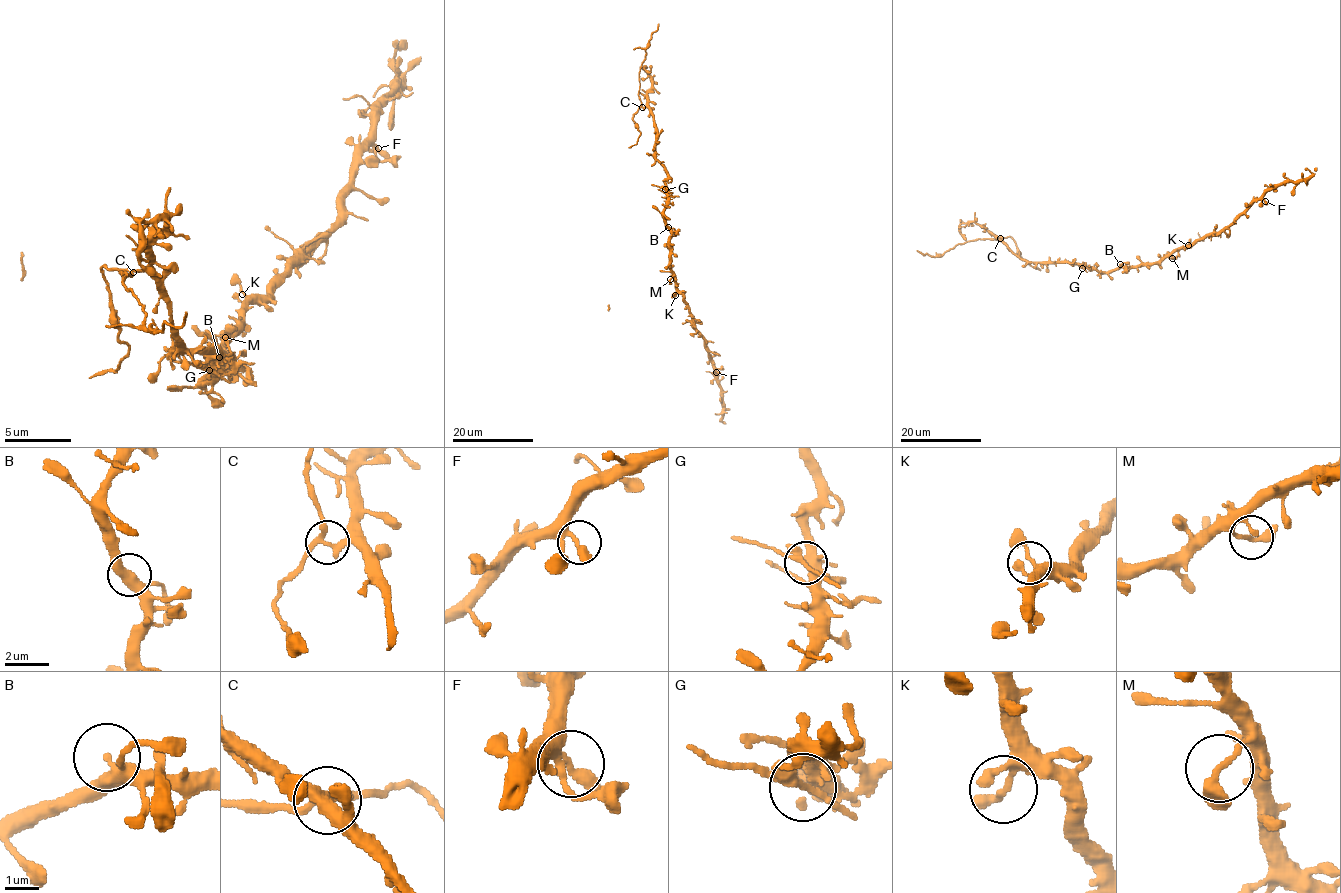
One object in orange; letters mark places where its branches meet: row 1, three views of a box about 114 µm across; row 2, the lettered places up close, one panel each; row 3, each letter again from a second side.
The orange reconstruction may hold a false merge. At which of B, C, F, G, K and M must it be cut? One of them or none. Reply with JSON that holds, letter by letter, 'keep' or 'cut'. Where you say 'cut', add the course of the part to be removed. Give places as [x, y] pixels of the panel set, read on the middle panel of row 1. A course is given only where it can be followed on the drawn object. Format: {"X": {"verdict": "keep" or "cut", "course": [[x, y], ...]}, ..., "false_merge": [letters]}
{"B": {"verdict": "keep"}, "C": {"verdict": "cut", "course": [[642, 106], [639, 73], [648, 41], [658, 24]]}, "F": {"verdict": "keep"}, "G": {"verdict": "keep"}, "K": {"verdict": "keep"}, "M": {"verdict": "keep"}, "false_merge": ["C"]}

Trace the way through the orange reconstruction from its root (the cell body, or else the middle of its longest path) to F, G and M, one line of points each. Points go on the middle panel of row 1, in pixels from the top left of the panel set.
F: (671, 229), (670, 270), (675, 286), (687, 304), (692, 326), (702, 337), (707, 357), (716, 372)
G: (671, 229), (664, 216), (665, 189)
M: (671, 229), (670, 270), (673, 276), (670, 279)

